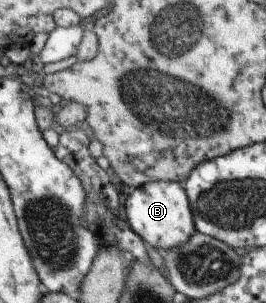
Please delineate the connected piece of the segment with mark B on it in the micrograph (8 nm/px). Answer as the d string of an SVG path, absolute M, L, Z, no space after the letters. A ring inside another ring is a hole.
M154 181L141 184L134 190L128 190L125 201L122 205L129 228L156 251L177 249L188 242L195 231L188 199L177 182Z

